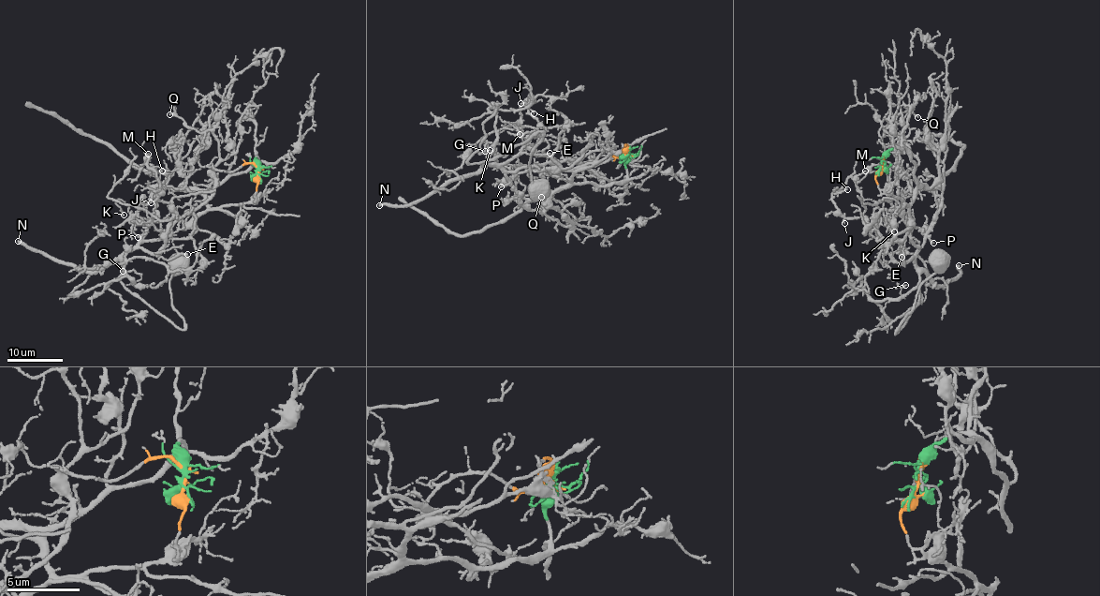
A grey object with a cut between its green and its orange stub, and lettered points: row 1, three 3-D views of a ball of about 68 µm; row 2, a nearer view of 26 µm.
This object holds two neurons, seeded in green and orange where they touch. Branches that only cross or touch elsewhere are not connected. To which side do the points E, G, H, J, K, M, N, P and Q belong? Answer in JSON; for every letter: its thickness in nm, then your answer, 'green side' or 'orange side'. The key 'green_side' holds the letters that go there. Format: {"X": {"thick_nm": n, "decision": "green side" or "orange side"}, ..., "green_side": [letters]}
{"E": {"thick_nm": 180, "decision": "orange side"}, "G": {"thick_nm": 130, "decision": "orange side"}, "H": {"thick_nm": 90, "decision": "orange side"}, "J": {"thick_nm": 130, "decision": "orange side"}, "K": {"thick_nm": 90, "decision": "orange side"}, "M": {"thick_nm": 100, "decision": "orange side"}, "N": {"thick_nm": 320, "decision": "orange side"}, "P": {"thick_nm": 160, "decision": "orange side"}, "Q": {"thick_nm": 100, "decision": "orange side"}, "green_side": []}

